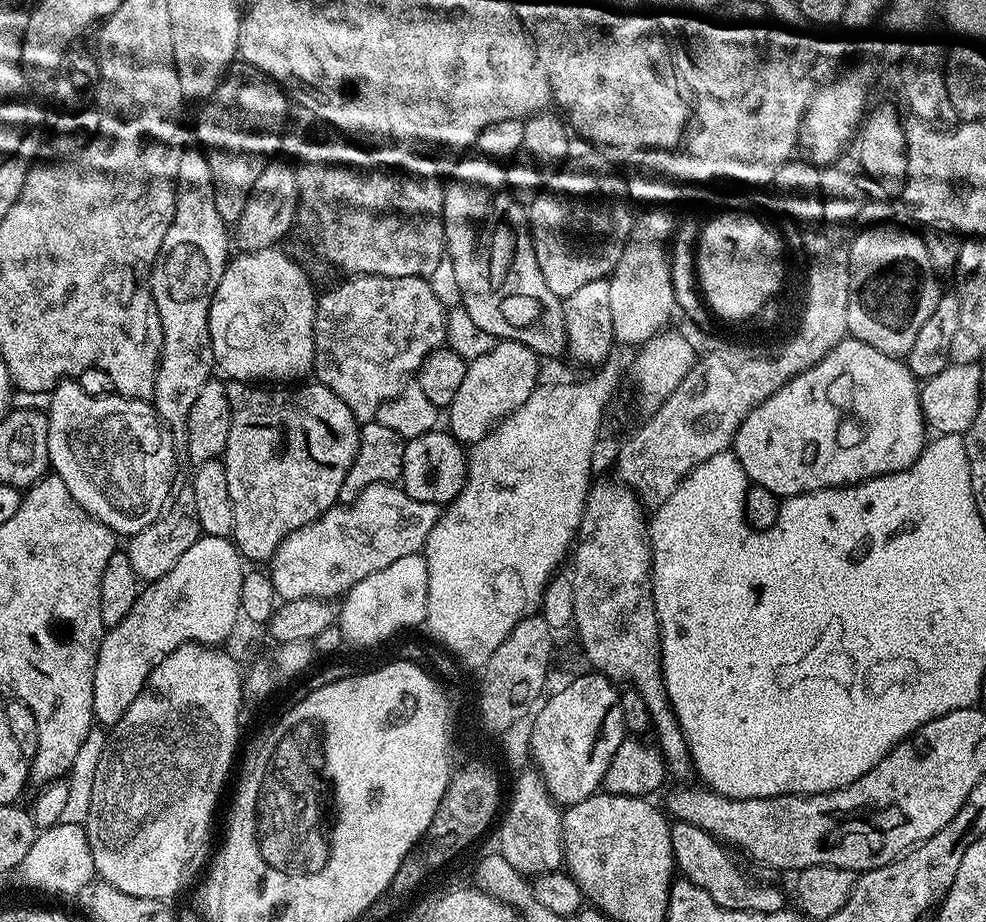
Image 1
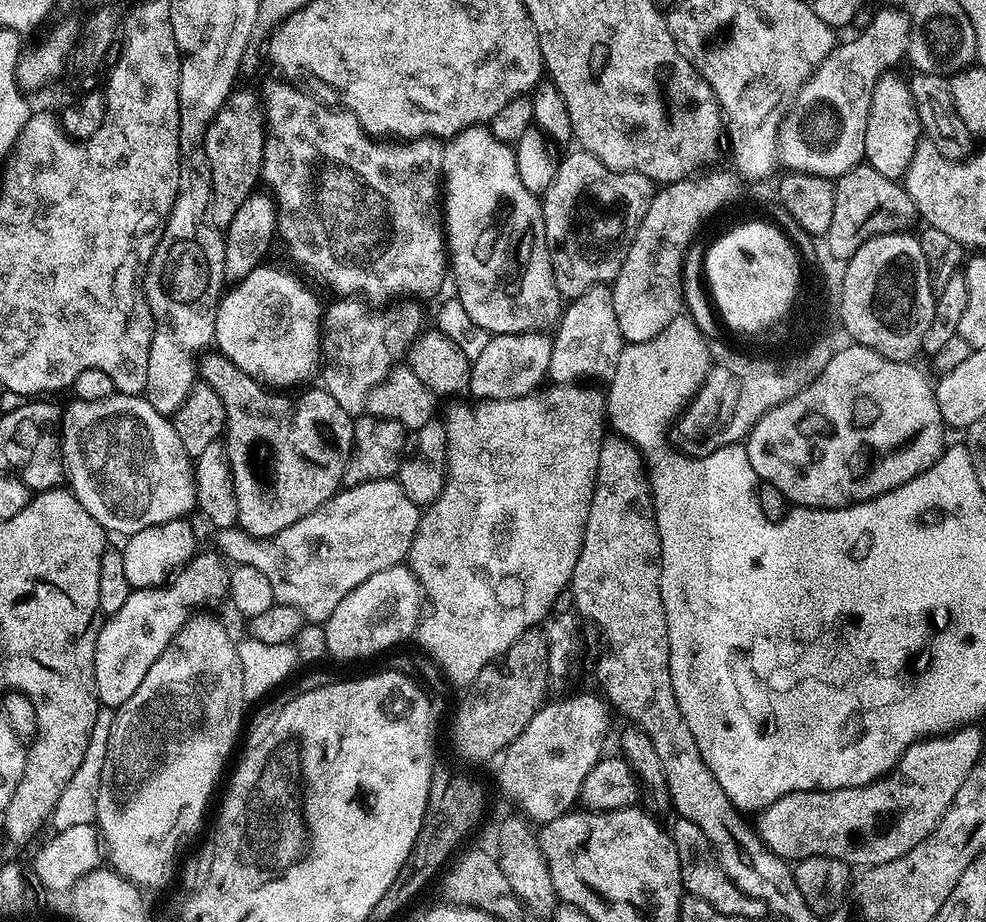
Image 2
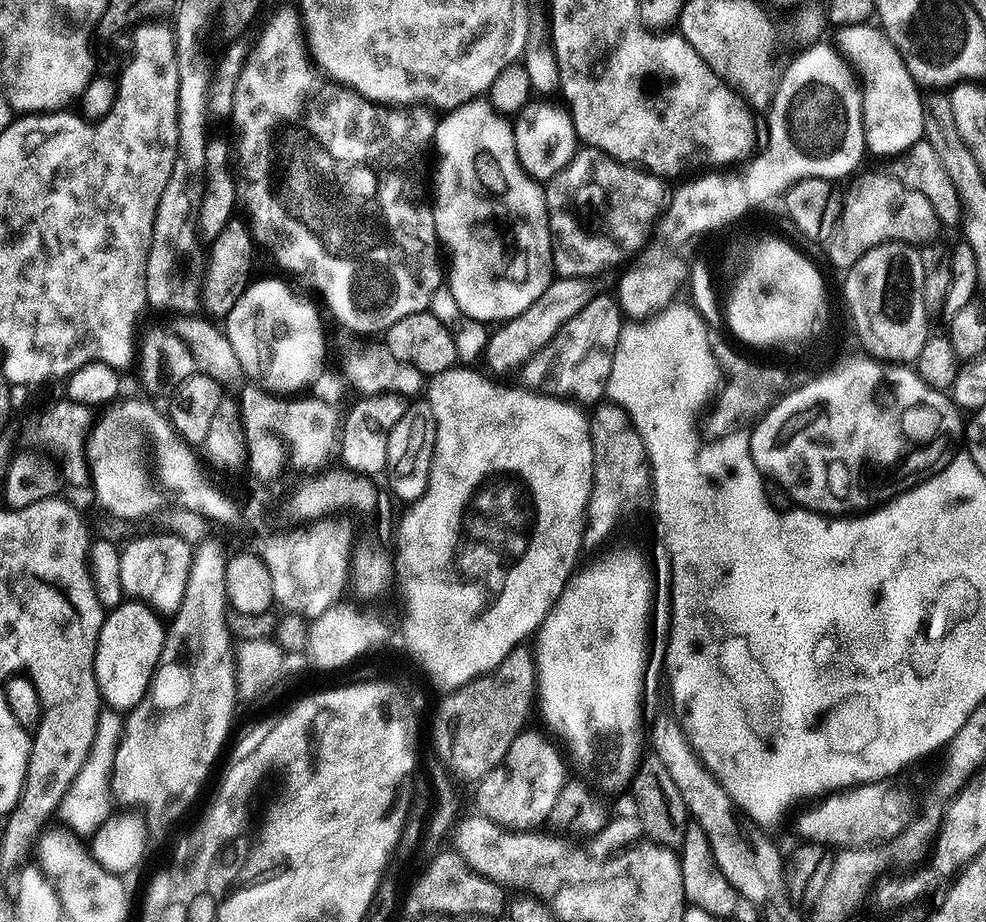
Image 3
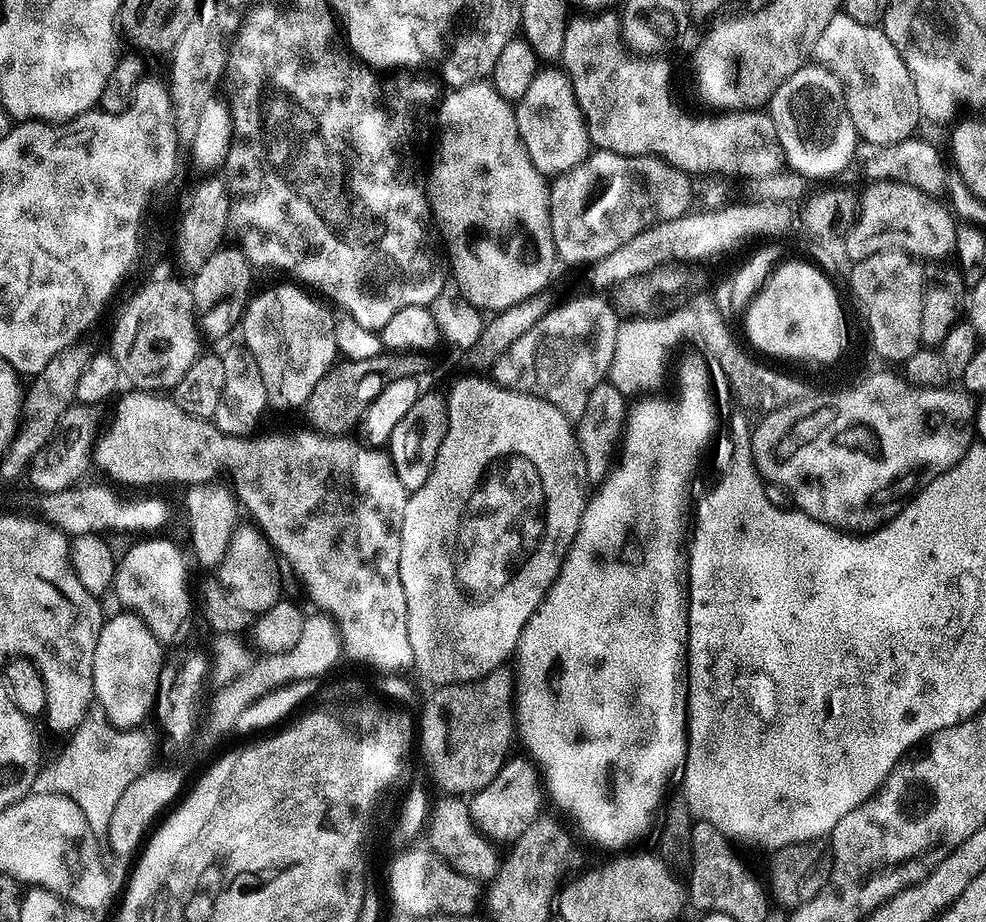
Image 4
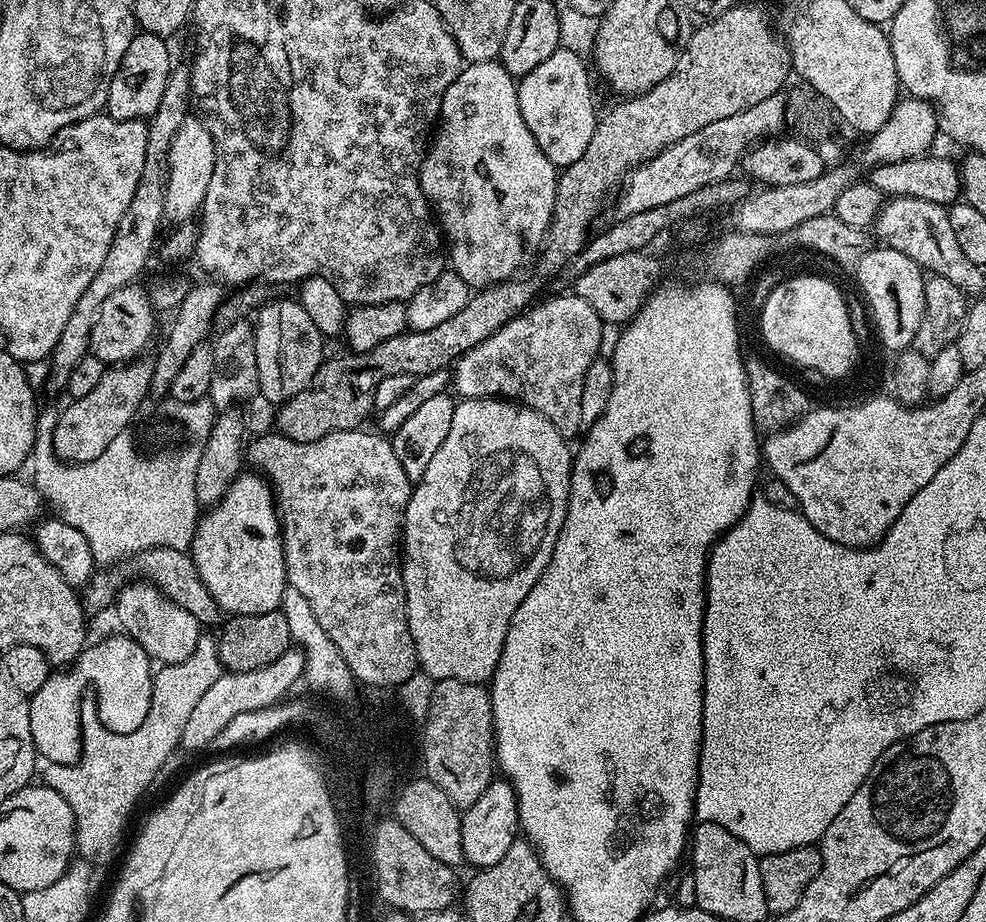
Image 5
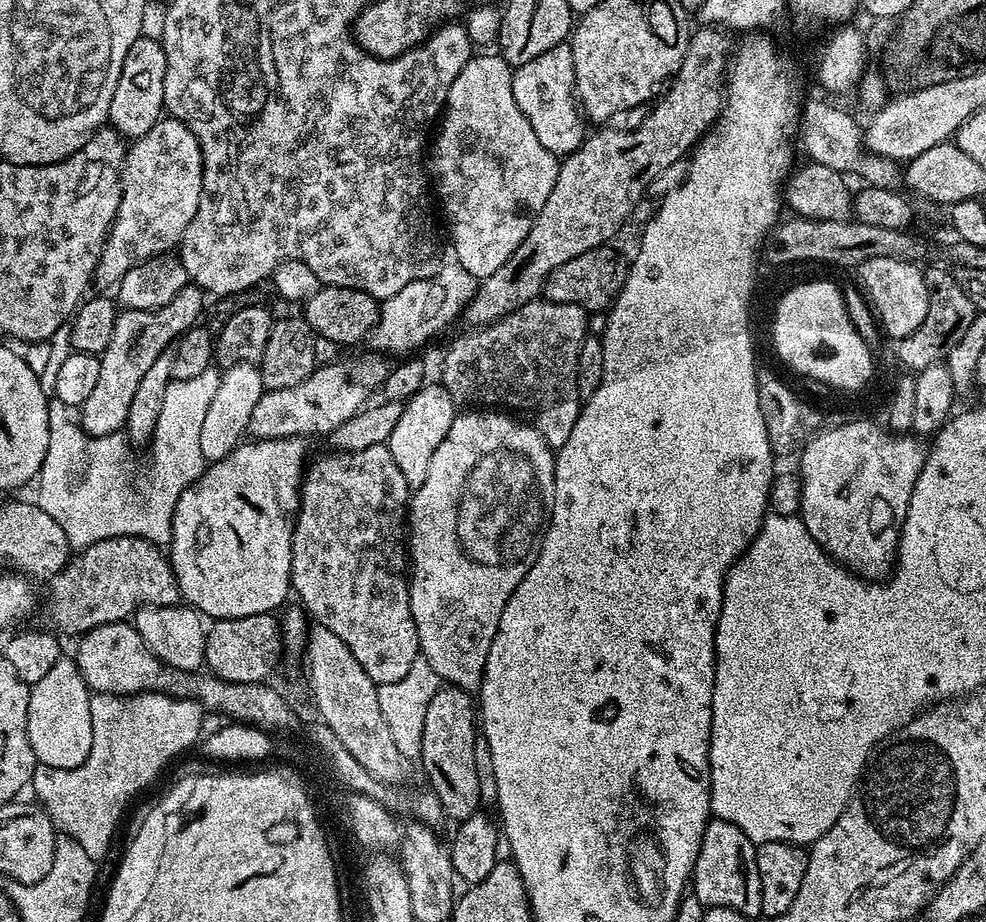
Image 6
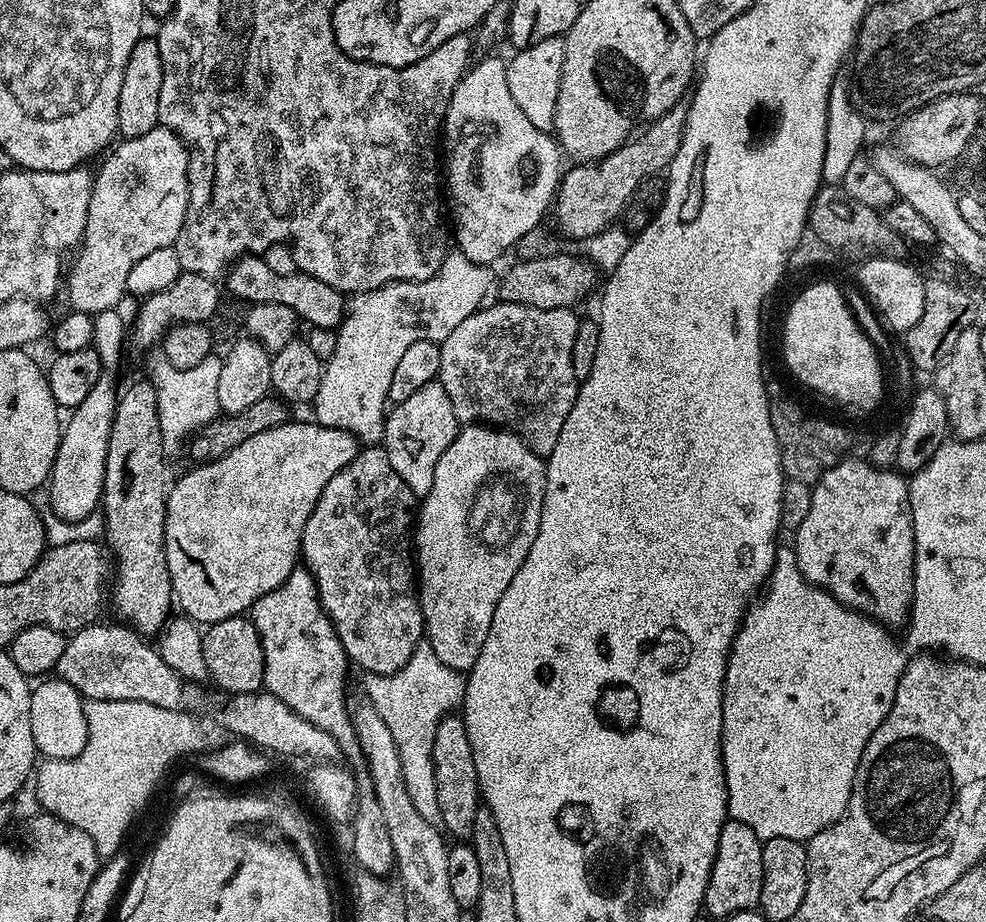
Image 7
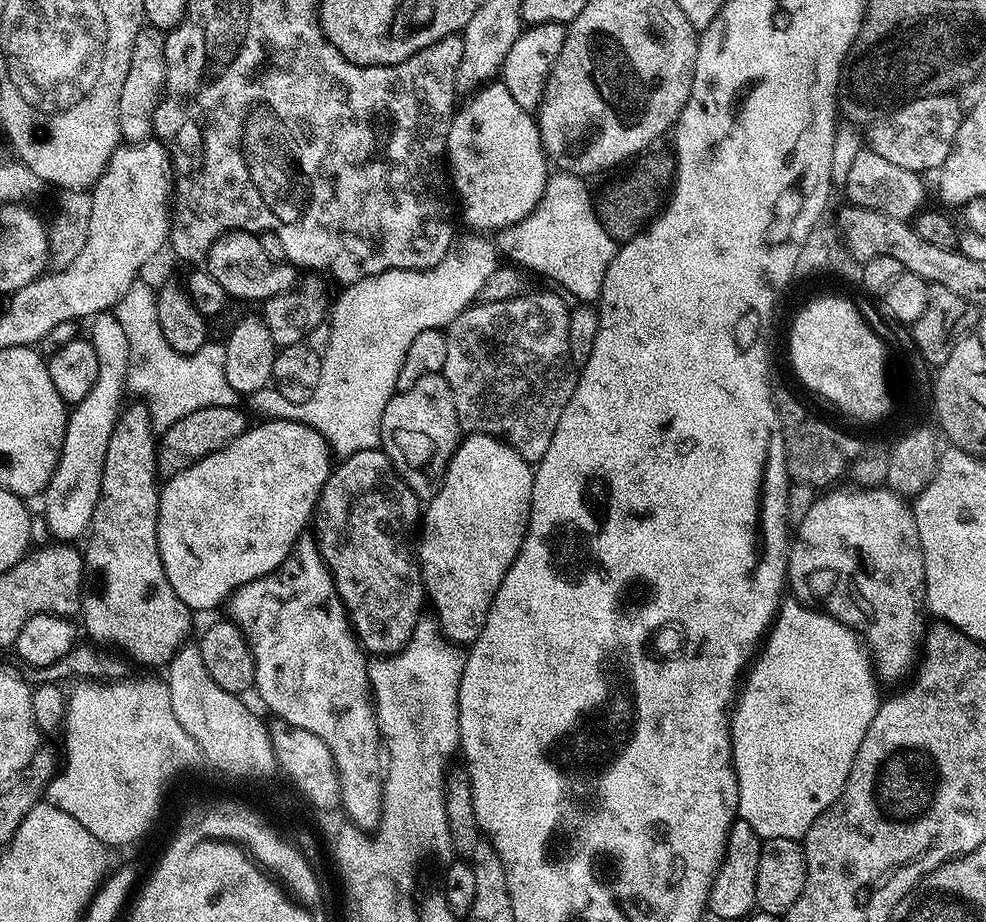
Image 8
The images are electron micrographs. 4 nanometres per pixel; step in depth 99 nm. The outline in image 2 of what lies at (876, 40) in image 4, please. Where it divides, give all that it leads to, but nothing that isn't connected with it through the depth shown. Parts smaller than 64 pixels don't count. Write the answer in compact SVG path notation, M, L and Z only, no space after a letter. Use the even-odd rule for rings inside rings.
M894 74L882 75L874 86L872 105L868 111L864 160L871 168L878 170L878 174L900 182L908 172L922 133L918 110L908 89L908 80L905 77L890 75Z

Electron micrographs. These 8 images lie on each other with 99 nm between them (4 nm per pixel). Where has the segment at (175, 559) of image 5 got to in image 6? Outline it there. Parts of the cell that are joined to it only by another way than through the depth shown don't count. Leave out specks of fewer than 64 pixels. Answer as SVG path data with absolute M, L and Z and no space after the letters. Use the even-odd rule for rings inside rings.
M120 536L94 542L90 547L77 551L65 568L54 574L47 584L48 616L53 624L51 627L57 633L65 632L68 636L74 636L73 638L80 638L85 632L106 626L107 623L127 621L135 617L140 608L174 608L182 600L172 561L165 549L159 544L151 544L141 536Z

